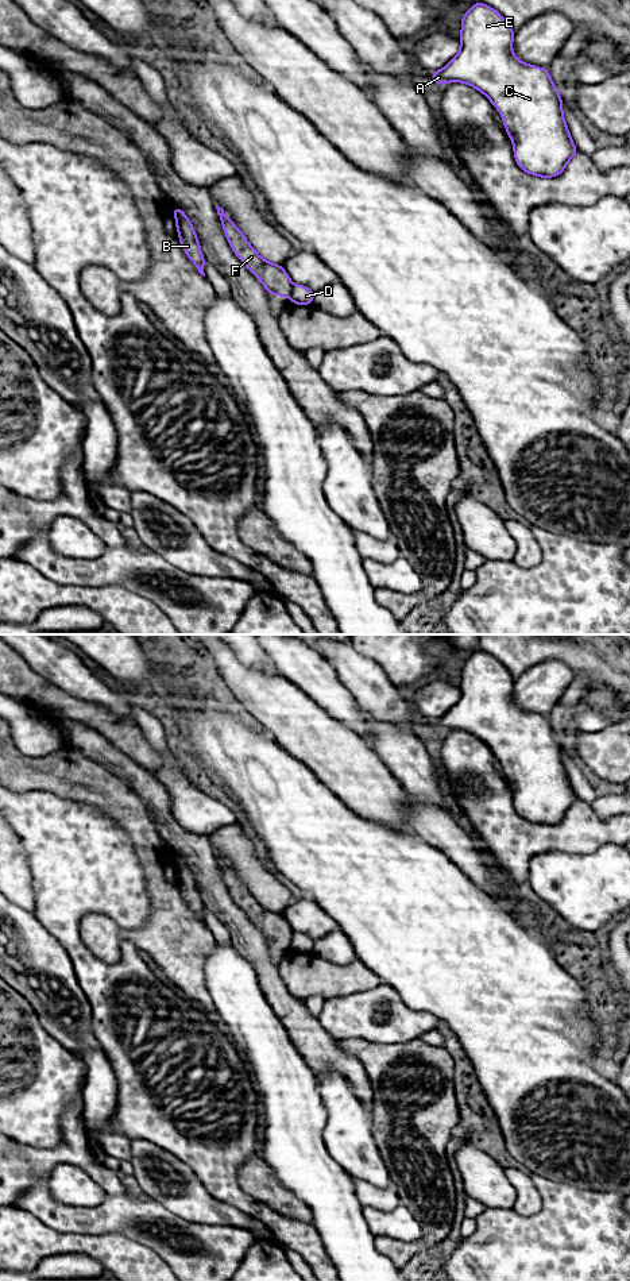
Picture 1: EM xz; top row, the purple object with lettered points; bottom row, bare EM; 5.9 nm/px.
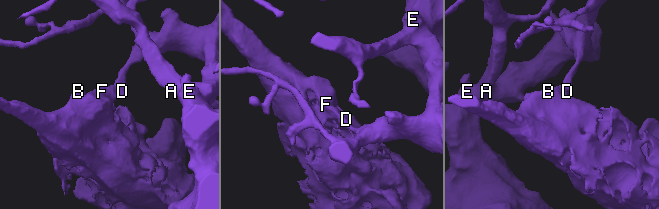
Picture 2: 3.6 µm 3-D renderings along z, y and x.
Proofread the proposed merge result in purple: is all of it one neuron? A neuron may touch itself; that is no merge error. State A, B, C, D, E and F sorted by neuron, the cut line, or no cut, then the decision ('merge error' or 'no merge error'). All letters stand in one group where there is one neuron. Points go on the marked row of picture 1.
A C D E / B F | xz (293, 285), (289, 293) | merge error

